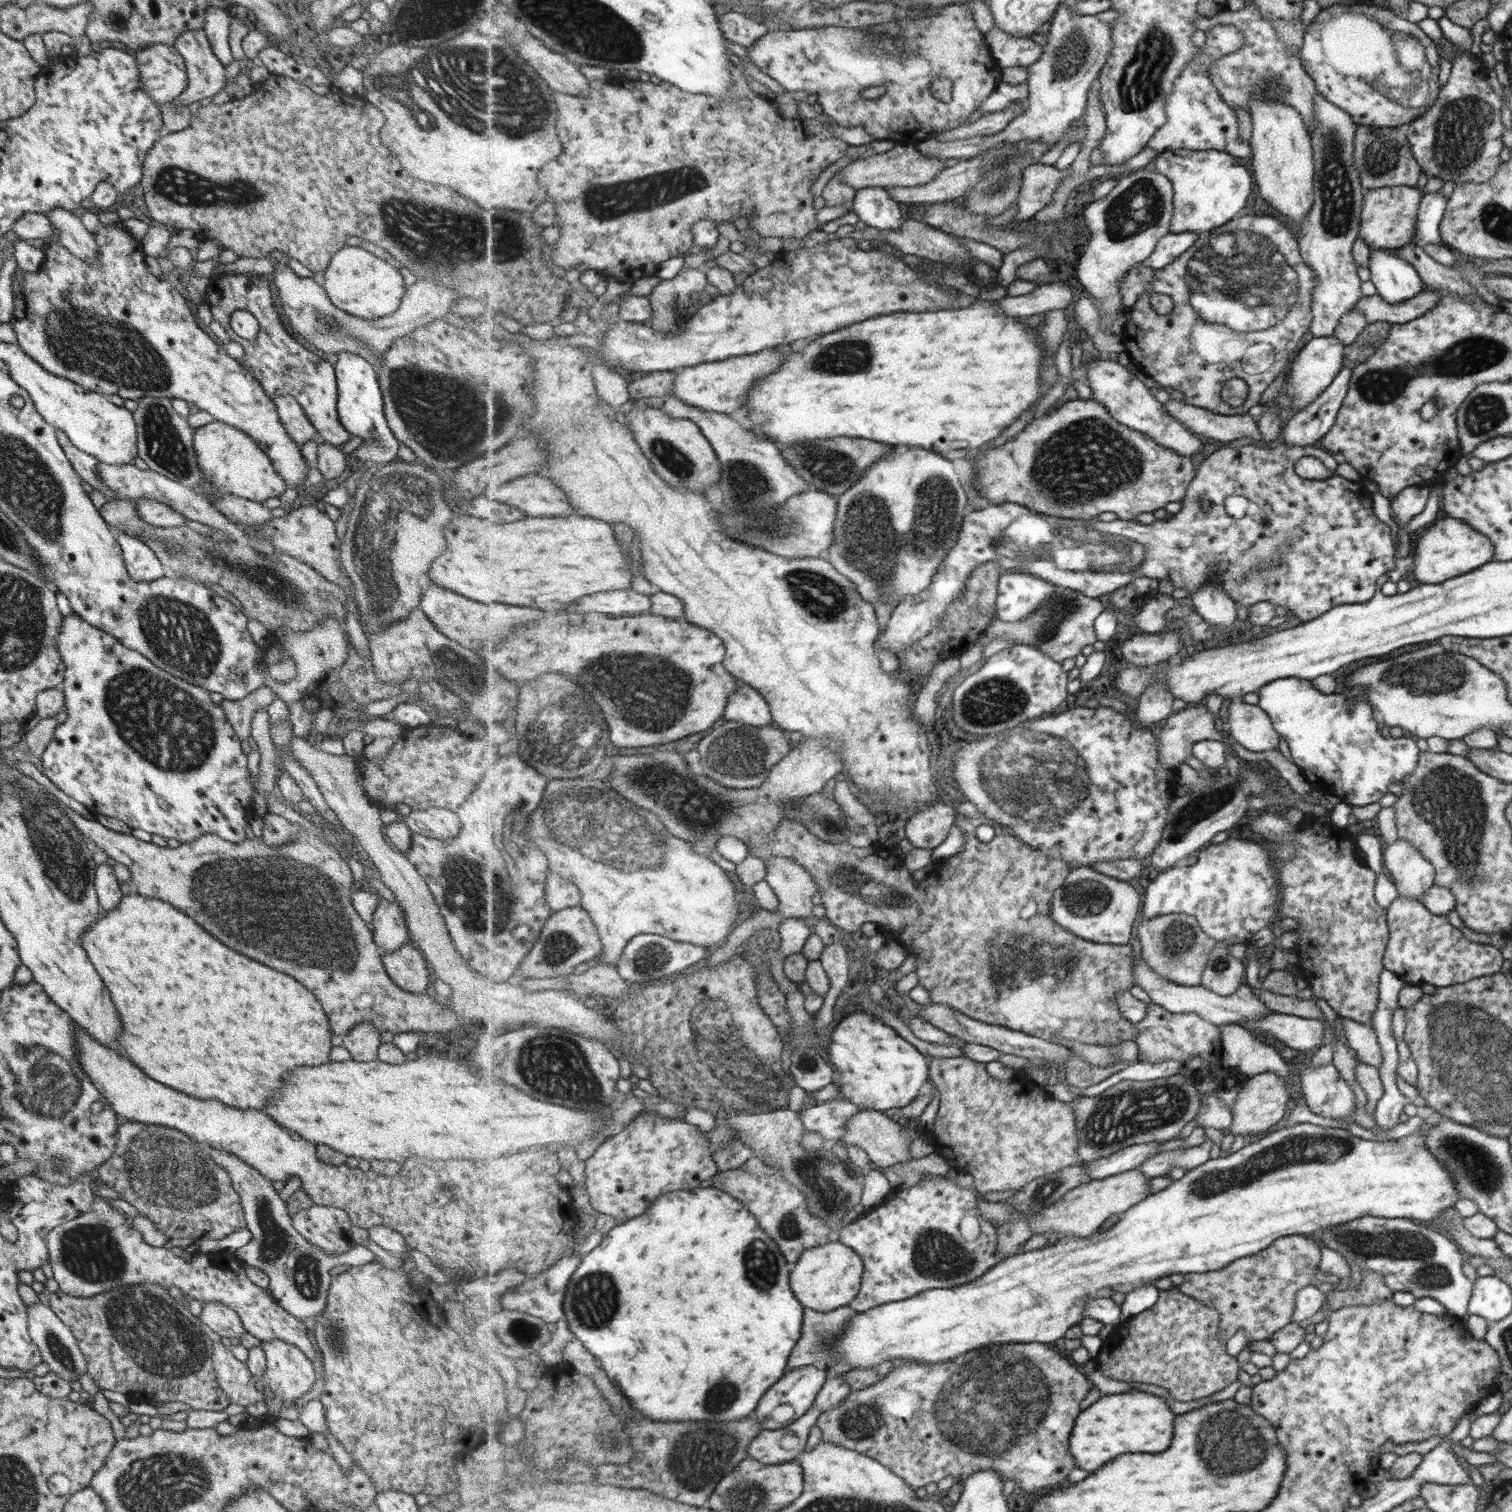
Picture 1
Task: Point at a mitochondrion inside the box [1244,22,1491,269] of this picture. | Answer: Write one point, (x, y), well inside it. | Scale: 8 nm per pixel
(1407, 63)

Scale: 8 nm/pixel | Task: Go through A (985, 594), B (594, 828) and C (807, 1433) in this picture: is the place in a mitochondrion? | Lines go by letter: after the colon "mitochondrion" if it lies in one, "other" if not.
A: other
B: mitochondrion
C: other

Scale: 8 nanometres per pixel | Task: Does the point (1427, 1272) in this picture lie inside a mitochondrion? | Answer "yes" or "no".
yes

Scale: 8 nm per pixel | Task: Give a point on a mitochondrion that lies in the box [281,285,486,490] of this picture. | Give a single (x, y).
(324, 323)

